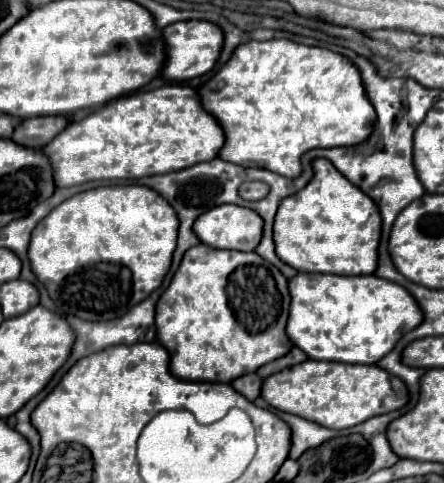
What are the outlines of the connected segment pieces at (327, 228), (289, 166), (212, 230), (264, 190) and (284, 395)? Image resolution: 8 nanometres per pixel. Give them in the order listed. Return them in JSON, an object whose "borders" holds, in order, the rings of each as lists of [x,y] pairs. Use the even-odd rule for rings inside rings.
{"borders":[[[[315,159],[313,179],[279,203],[273,241],[277,257],[301,273],[371,275],[377,263],[381,215],[375,203],[347,181],[327,159]]],[[[287,39],[241,43],[229,61],[197,93],[203,109],[215,115],[223,129],[225,143],[219,149],[219,159],[241,167],[267,169],[289,179],[301,175],[299,159],[305,151],[361,143],[367,139],[373,123],[373,107],[365,95],[361,75],[345,57],[329,49],[297,45]]],[[[219,205],[199,215],[193,233],[213,249],[253,251],[261,241],[263,219],[255,211],[239,205]]],[[[247,181],[239,187],[239,197],[243,197],[245,201],[259,201],[269,193],[269,187],[261,181]]],[[[303,361],[263,381],[261,397],[275,409],[299,415],[329,429],[349,429],[369,417],[401,409],[407,399],[407,387],[401,379],[389,375],[377,365],[345,365],[333,361]]]]}

